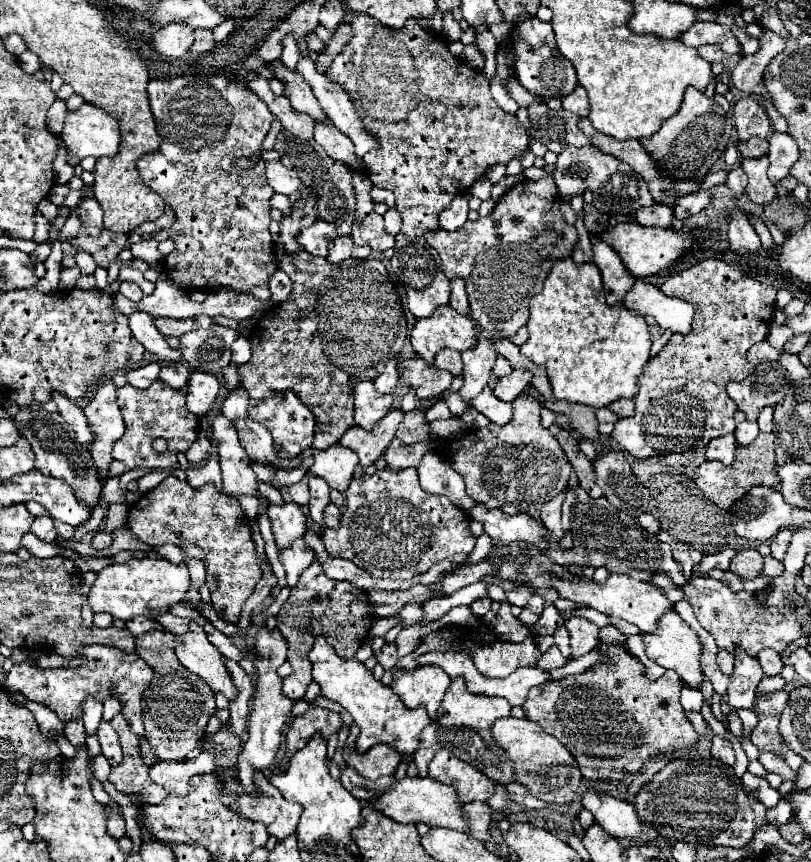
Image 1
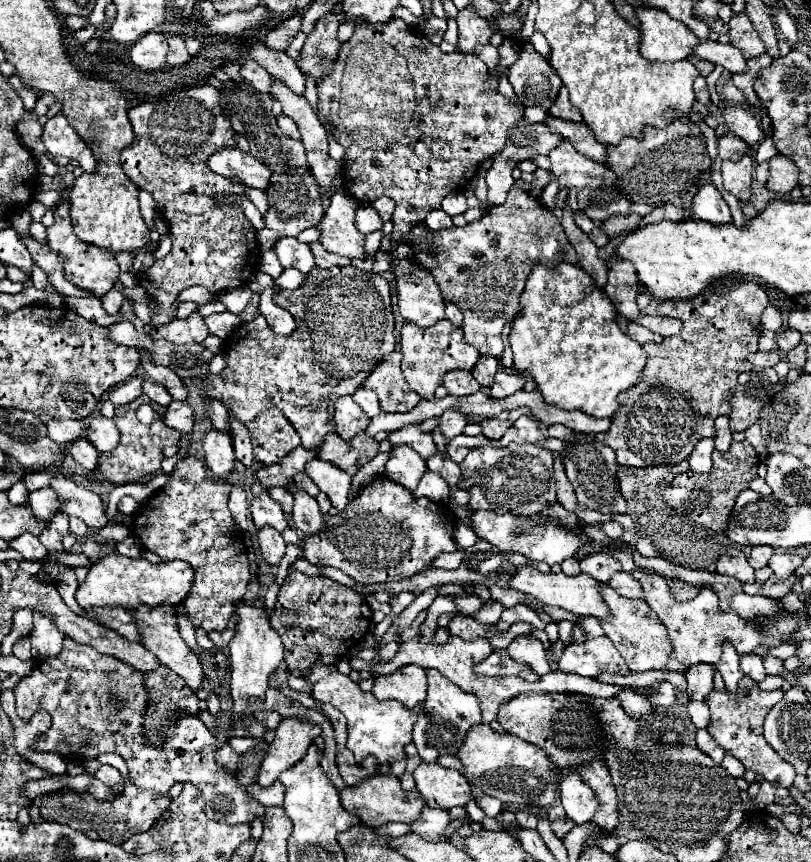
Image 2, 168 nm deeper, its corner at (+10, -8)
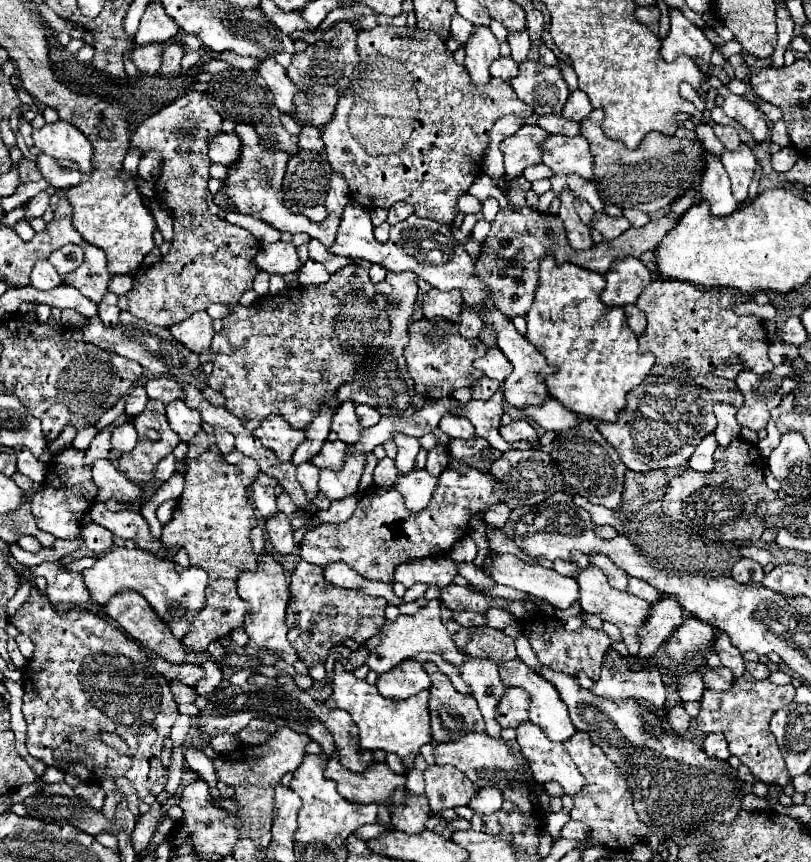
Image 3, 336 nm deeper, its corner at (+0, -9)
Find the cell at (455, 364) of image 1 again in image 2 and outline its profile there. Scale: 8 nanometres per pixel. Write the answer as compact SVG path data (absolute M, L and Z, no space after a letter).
M450 371L448 375L444 375L442 383L448 389L448 393L458 395L458 397L472 395L472 393L480 391L480 383L468 371Z

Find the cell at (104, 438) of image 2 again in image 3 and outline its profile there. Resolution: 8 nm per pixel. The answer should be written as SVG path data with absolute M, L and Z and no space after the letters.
M130 422L118 426L114 432L112 432L112 446L120 452L130 452L134 446L136 446L136 430Z

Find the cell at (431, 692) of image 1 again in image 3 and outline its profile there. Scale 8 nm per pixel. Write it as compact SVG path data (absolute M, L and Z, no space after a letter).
M406 660L390 672L378 676L376 688L382 696L410 698L422 690L430 690L430 676L416 660Z

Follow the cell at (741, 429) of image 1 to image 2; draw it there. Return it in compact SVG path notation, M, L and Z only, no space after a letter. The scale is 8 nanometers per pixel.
M718 417L716 419L716 437L714 437L716 449L718 451L728 451L728 447L732 445L732 431L728 427L728 417Z

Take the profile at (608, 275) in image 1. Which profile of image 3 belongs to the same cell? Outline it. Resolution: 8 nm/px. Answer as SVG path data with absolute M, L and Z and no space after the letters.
M564 188L558 198L562 200L562 206L560 206L560 214L558 216L564 222L564 228L566 228L566 236L568 236L570 246L574 250L590 250L594 246L592 236L590 236L590 228L586 224L582 224L580 216L574 210L574 194L572 194L572 190L570 188Z

